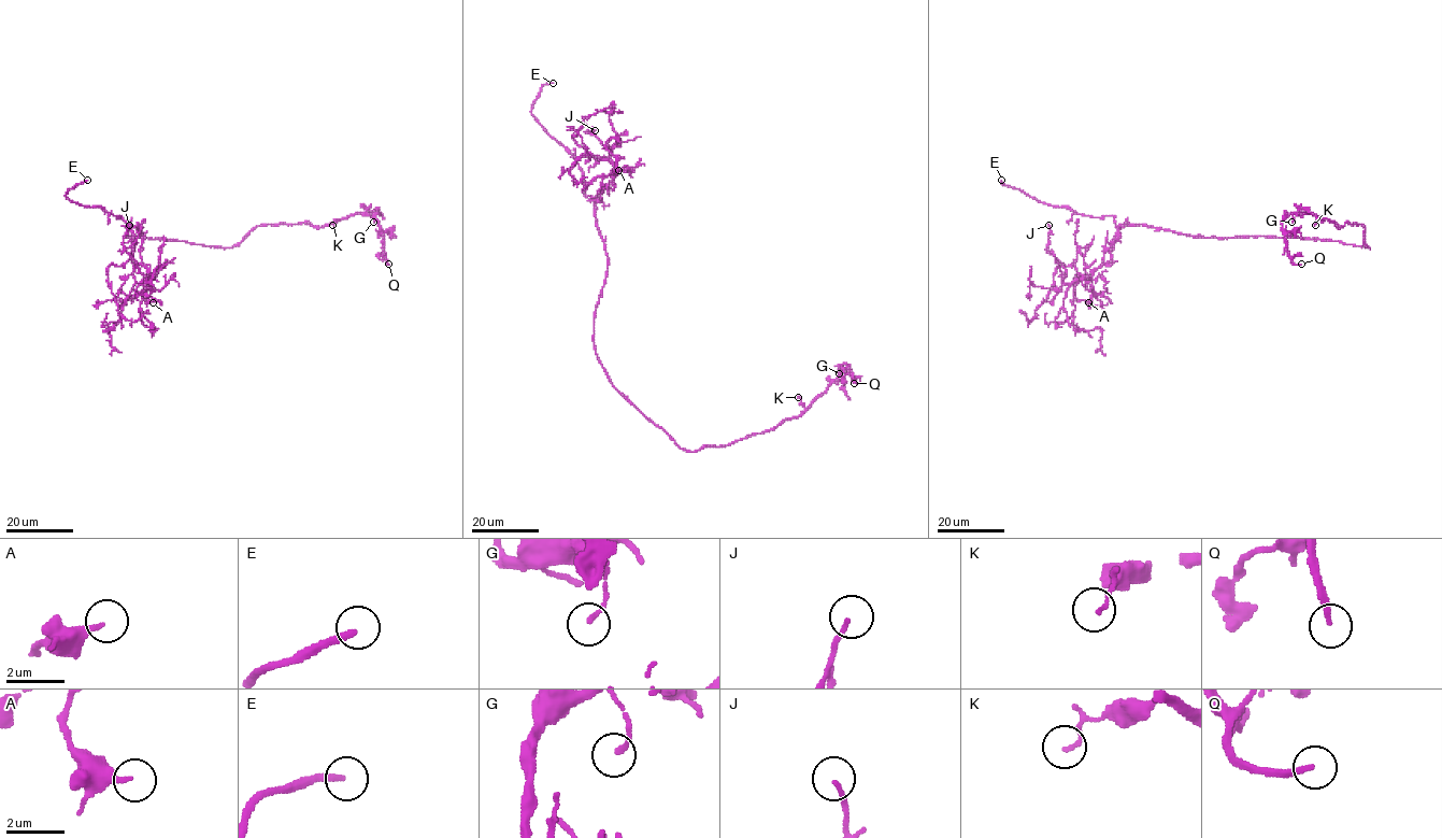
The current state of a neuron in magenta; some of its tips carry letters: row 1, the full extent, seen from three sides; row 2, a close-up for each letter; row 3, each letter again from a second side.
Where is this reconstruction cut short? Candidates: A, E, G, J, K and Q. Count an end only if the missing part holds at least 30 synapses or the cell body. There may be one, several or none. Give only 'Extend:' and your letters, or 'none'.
Extend: E, Q

